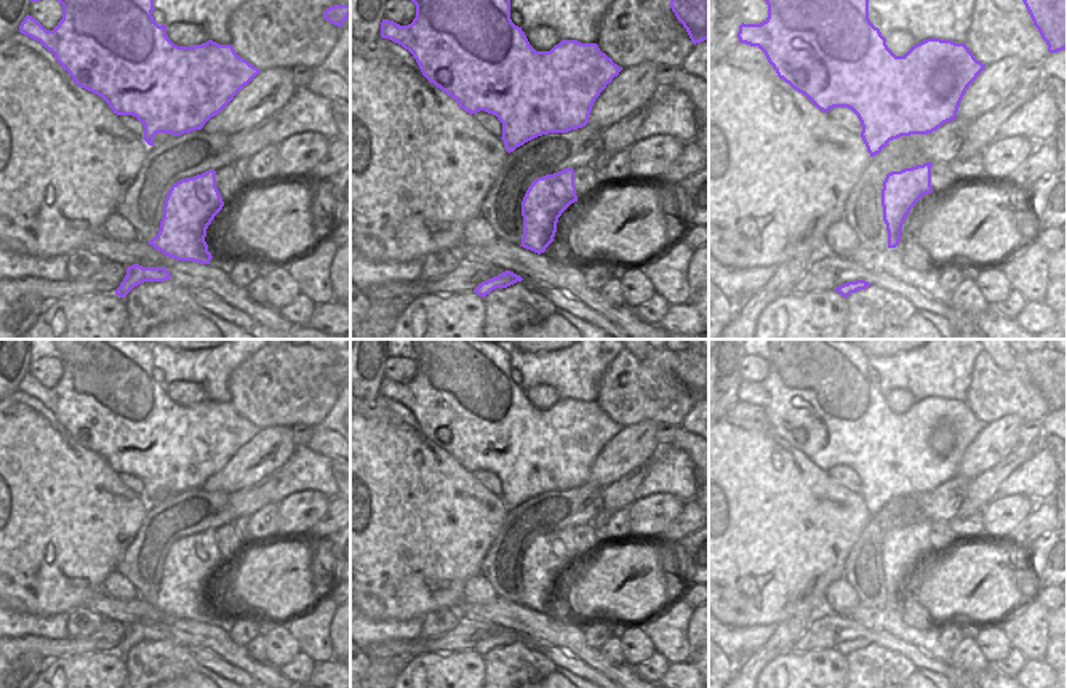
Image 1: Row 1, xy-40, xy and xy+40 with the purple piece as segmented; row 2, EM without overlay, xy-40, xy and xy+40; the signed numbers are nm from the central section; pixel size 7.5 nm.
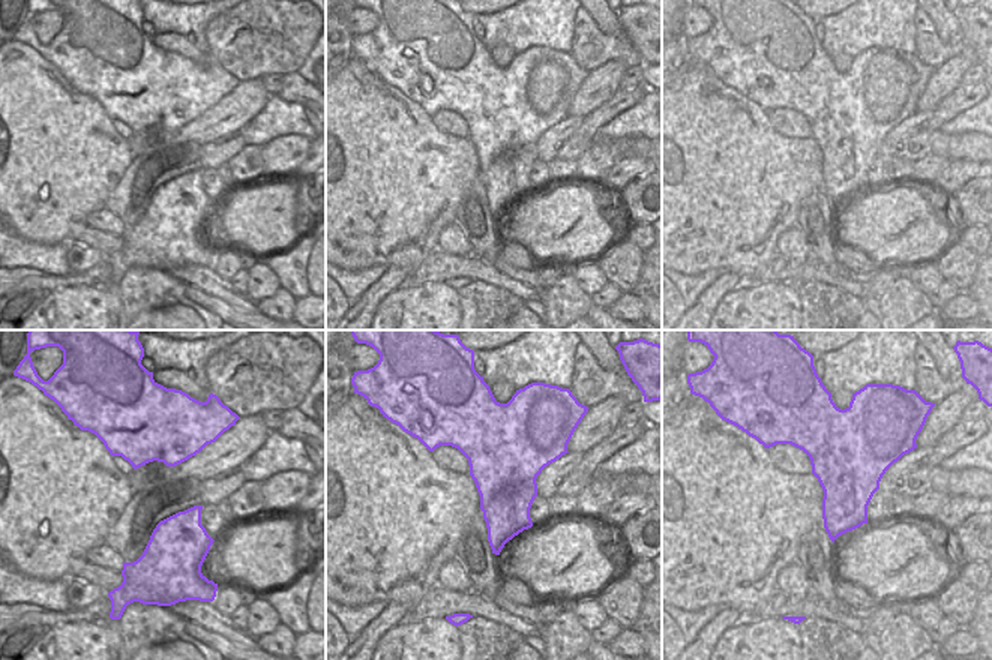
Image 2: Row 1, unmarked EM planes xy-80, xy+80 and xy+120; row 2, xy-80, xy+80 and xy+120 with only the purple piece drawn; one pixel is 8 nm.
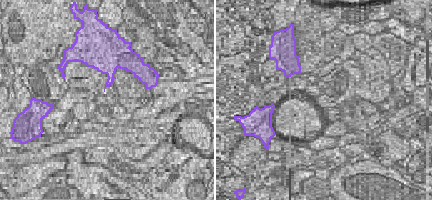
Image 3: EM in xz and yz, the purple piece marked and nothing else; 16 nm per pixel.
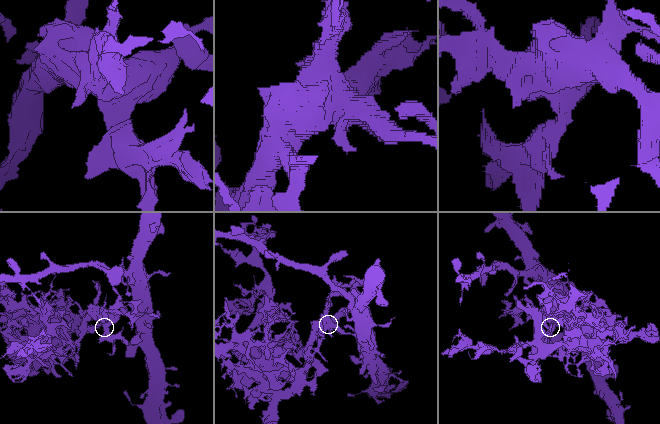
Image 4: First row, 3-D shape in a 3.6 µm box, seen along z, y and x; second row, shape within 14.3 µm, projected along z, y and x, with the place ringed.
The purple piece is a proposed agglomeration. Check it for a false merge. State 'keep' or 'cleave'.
cleave

